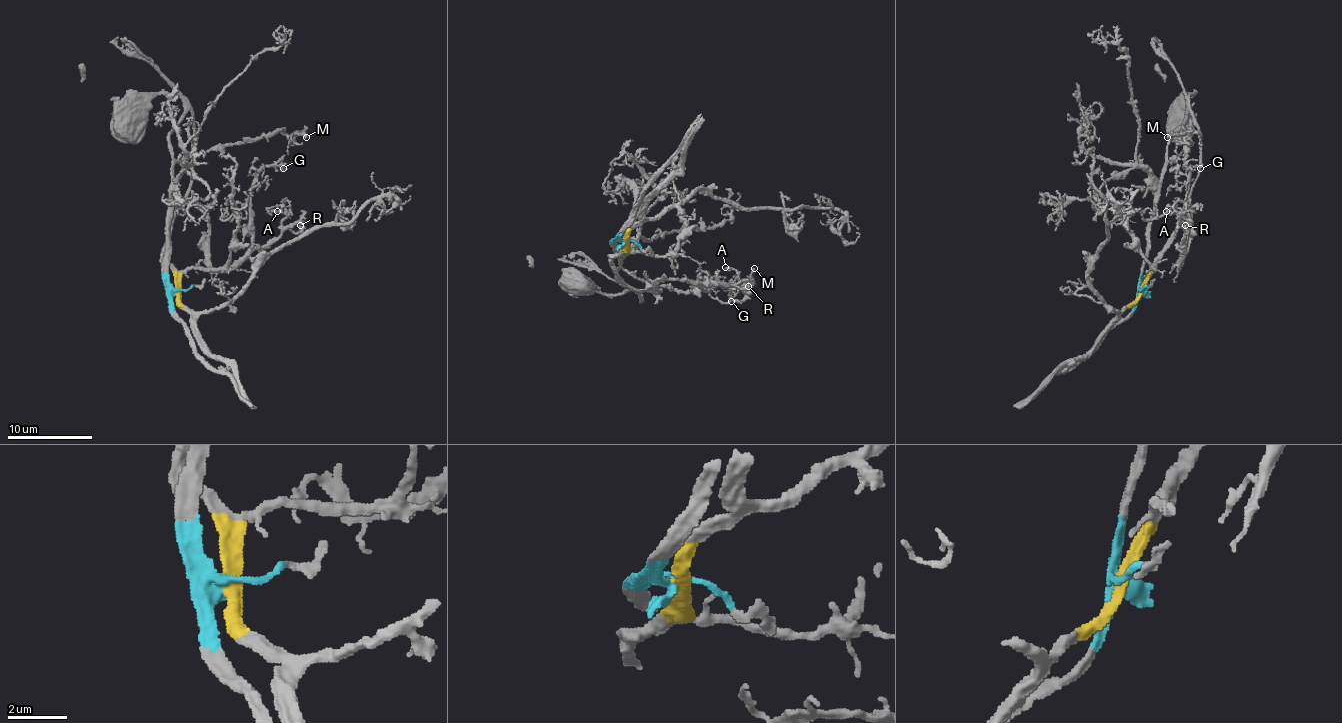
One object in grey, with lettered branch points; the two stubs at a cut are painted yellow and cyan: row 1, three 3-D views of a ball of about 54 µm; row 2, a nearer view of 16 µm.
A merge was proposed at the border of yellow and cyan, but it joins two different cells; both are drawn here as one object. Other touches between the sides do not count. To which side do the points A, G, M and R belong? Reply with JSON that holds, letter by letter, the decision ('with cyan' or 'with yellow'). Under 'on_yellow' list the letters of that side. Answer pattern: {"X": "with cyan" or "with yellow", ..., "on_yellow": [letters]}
{"A": "with yellow", "G": "with yellow", "M": "with cyan", "R": "with yellow", "on_yellow": ["A", "G", "R"]}

